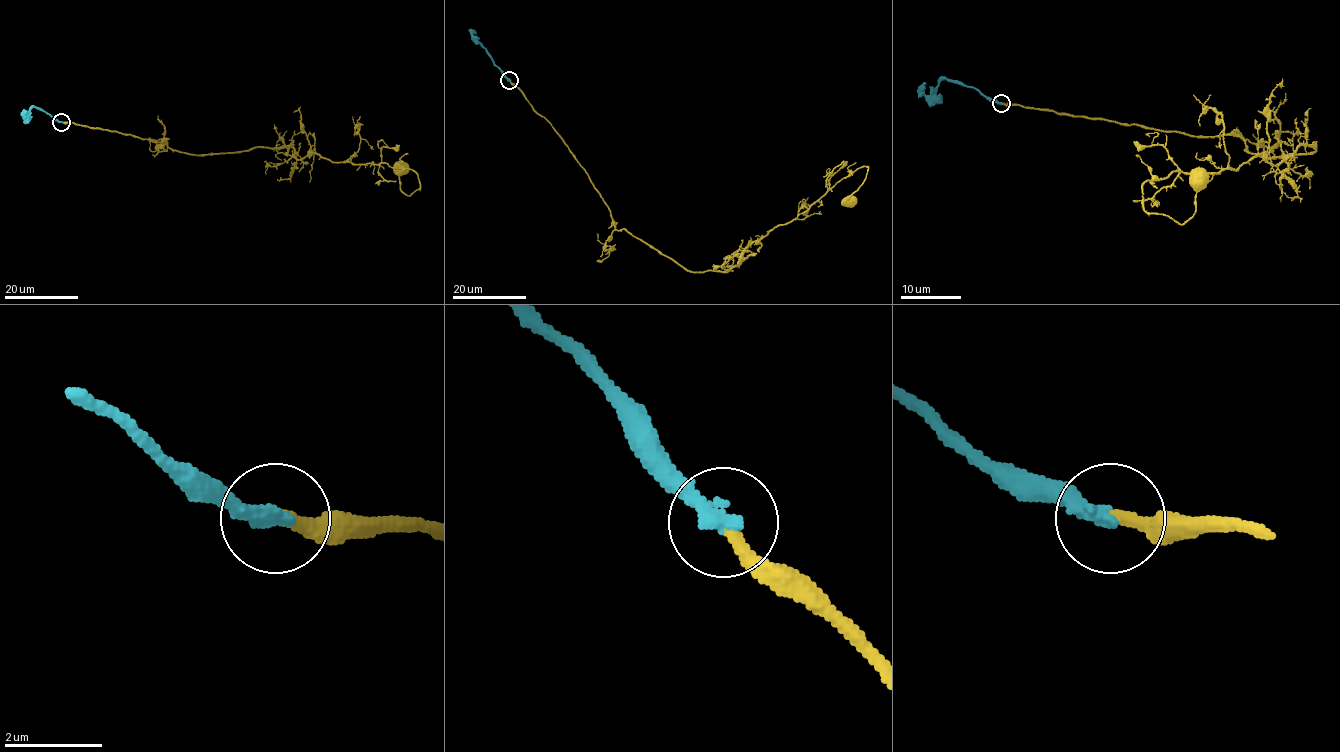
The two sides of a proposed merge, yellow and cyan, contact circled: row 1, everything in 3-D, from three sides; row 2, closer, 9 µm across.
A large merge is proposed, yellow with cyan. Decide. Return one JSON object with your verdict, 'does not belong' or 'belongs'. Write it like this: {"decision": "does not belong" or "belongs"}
{"decision": "does not belong"}

